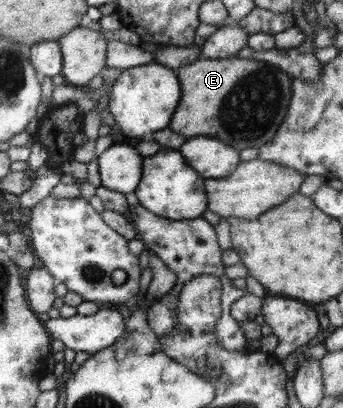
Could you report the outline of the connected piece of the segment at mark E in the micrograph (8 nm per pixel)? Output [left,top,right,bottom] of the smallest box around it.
[169,59,292,152]

